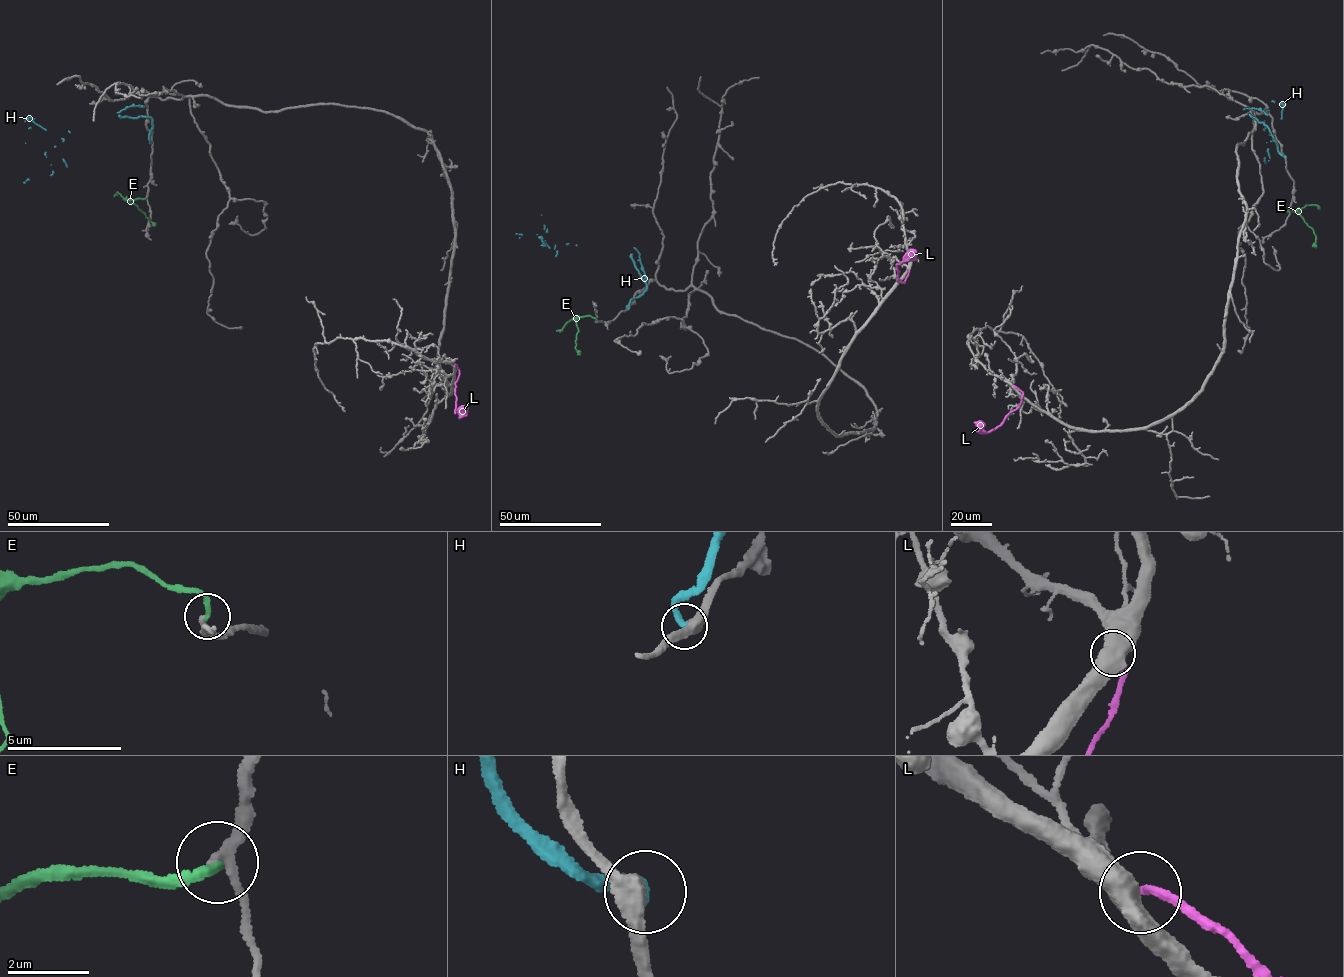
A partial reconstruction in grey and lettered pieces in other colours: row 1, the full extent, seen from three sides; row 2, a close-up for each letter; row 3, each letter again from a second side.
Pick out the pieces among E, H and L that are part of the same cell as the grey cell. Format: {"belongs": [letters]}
{"belongs": ["E"]}

